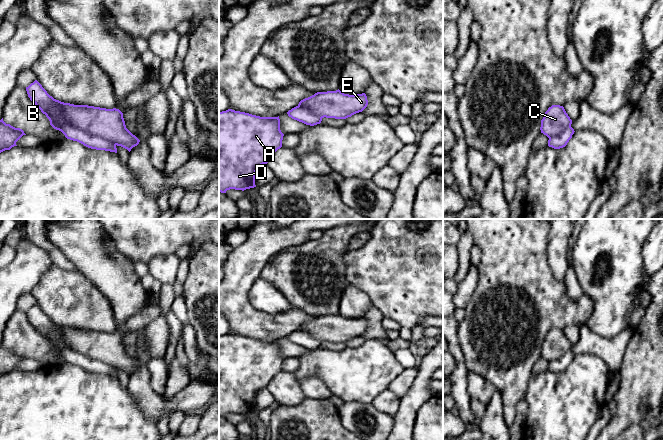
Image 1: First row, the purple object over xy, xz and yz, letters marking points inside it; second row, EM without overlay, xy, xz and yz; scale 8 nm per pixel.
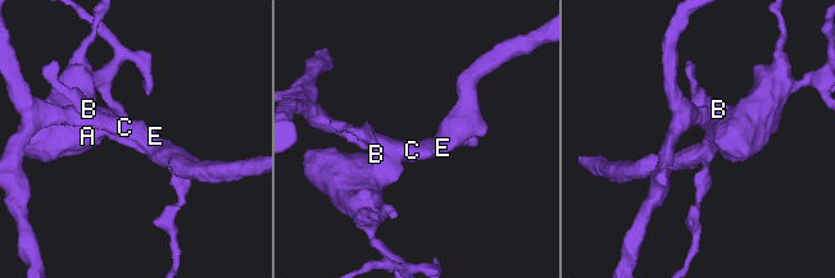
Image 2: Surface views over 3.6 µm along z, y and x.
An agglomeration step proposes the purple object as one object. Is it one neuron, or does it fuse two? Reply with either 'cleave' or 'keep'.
cleave

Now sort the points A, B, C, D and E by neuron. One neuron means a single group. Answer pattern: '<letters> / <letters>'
A B D / C E

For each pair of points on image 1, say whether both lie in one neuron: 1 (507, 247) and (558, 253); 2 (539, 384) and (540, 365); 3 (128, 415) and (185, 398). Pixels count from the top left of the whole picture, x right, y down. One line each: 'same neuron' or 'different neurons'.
1: different neurons
2: different neurons
3: different neurons

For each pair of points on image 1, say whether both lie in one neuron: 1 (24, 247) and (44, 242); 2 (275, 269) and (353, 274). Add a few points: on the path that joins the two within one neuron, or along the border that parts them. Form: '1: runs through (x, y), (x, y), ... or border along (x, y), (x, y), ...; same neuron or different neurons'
1: border along (24, 237), (41, 246), (52, 260); different neurons
2: border along (347, 251), (343, 262), (349, 282); different neurons

